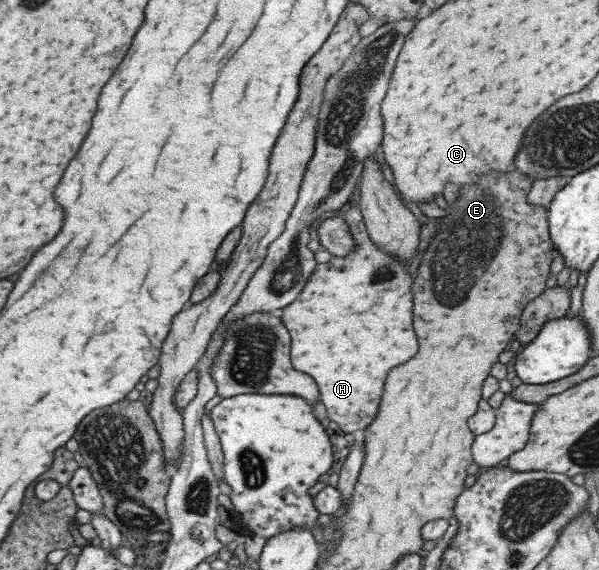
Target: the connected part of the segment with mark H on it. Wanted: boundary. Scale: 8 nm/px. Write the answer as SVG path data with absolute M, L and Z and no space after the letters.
M353 202L348 206L348 211L344 213L344 221L348 225L350 233L354 238L355 250L348 255L338 257L332 256L326 263L320 263L310 274L308 281L302 291L297 293L295 300L289 303L286 307L283 307L279 311L279 315L282 315L280 319L284 321L284 325L288 327L290 331L290 337L292 337L292 349L290 349L290 357L292 357L292 365L298 369L298 371L304 371L308 373L316 383L318 383L318 389L320 389L320 397L322 397L322 403L326 405L328 409L328 417L333 422L337 423L342 431L352 433L358 431L358 429L366 429L374 417L376 417L376 411L378 411L378 405L380 405L380 397L382 397L382 391L384 391L384 381L386 381L386 375L392 367L396 365L402 365L406 363L408 359L412 359L418 351L418 339L412 331L412 291L410 291L410 285L413 284L413 279L408 272L409 268L405 266L402 260L399 260L395 255L387 254L384 250L381 250L369 236L367 232L361 211L357 203Z

